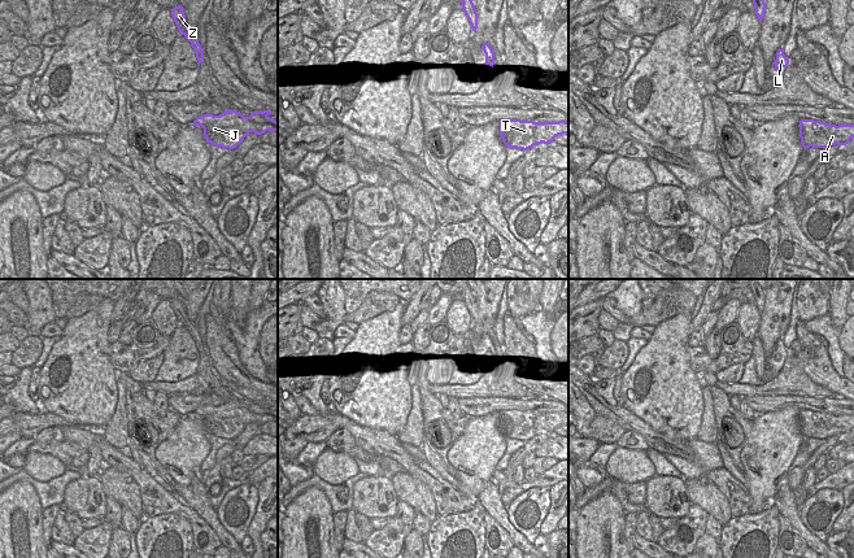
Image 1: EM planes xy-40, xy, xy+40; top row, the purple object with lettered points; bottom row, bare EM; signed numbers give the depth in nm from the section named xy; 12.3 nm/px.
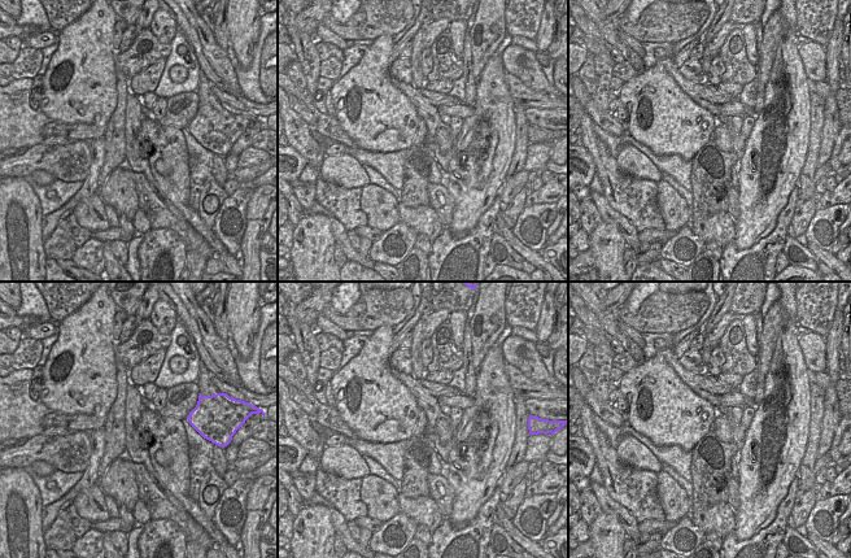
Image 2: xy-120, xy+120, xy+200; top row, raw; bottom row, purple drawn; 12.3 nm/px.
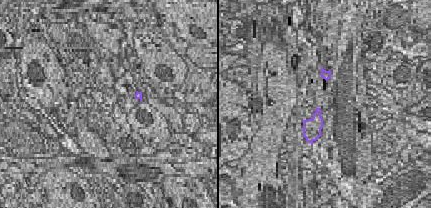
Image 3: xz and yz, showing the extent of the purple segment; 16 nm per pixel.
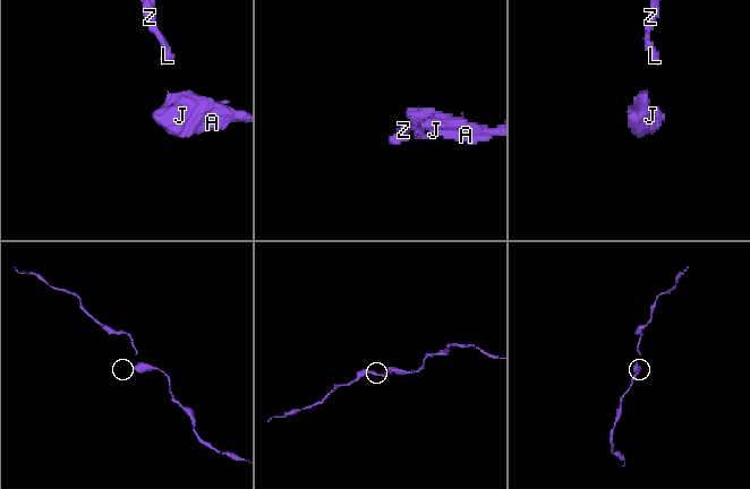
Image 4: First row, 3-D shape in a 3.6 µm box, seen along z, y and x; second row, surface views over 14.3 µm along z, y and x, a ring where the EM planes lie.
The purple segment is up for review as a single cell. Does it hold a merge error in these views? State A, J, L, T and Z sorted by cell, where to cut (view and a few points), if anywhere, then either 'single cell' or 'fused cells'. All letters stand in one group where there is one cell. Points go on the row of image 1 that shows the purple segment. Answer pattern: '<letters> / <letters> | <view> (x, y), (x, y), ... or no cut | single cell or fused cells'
A J L T Z | no cut | single cell

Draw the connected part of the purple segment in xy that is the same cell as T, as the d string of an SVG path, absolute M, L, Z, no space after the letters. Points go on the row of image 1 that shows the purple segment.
M504 119L500 122L500 136L510 148L527 151L536 144L550 144L558 135L568 134L568 122L533 122Z

